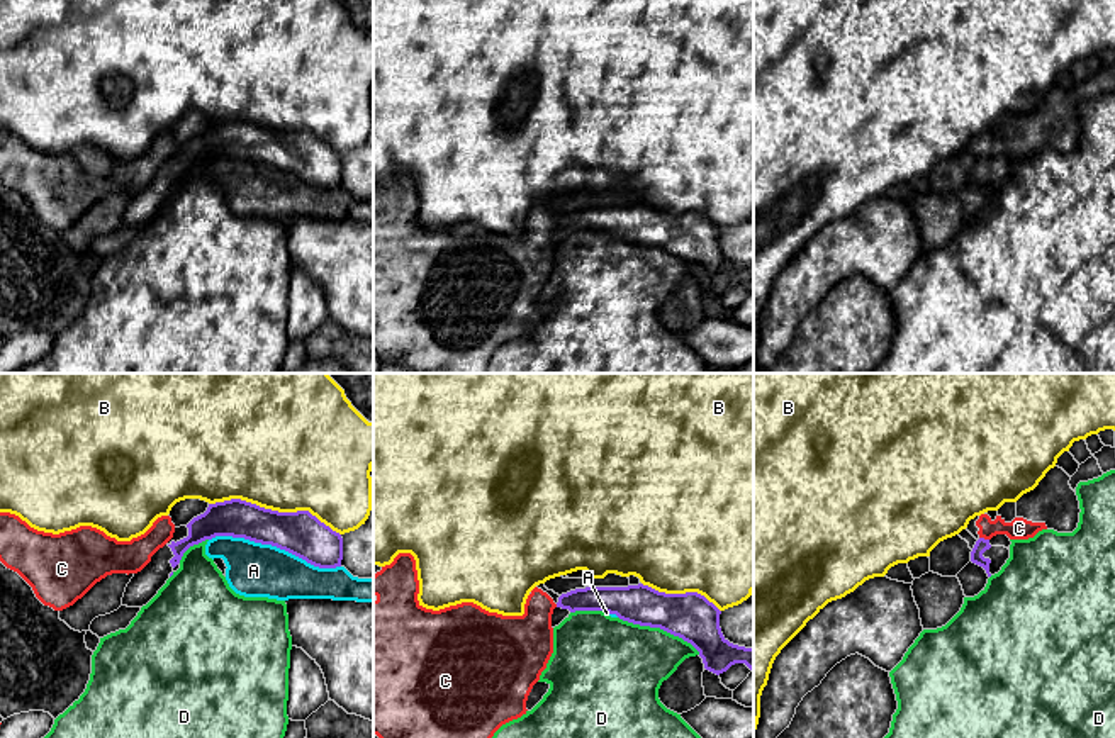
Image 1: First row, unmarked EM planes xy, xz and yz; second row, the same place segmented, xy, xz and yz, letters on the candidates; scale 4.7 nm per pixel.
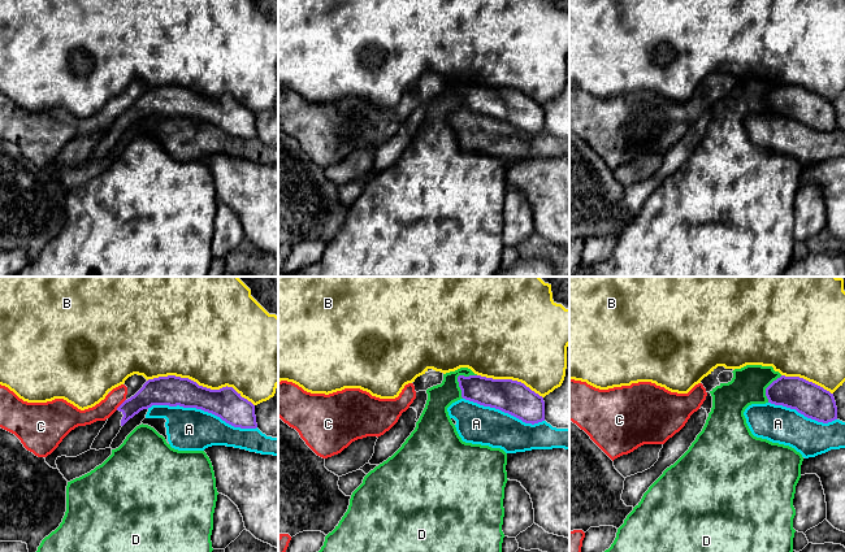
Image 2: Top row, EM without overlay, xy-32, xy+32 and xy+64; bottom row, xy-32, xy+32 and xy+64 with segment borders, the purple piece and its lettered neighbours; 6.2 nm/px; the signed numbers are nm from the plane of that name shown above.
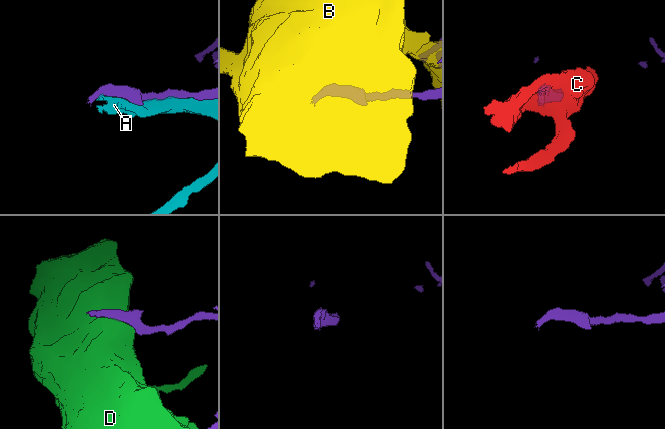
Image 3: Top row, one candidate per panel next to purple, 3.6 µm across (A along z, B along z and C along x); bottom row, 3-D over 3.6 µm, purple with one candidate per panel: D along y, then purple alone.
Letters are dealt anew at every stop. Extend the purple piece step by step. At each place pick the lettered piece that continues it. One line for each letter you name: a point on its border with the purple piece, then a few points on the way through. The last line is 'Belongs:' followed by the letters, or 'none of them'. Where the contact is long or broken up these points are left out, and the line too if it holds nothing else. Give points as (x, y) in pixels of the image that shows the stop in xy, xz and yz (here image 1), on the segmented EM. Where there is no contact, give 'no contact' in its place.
Belongs: none of them

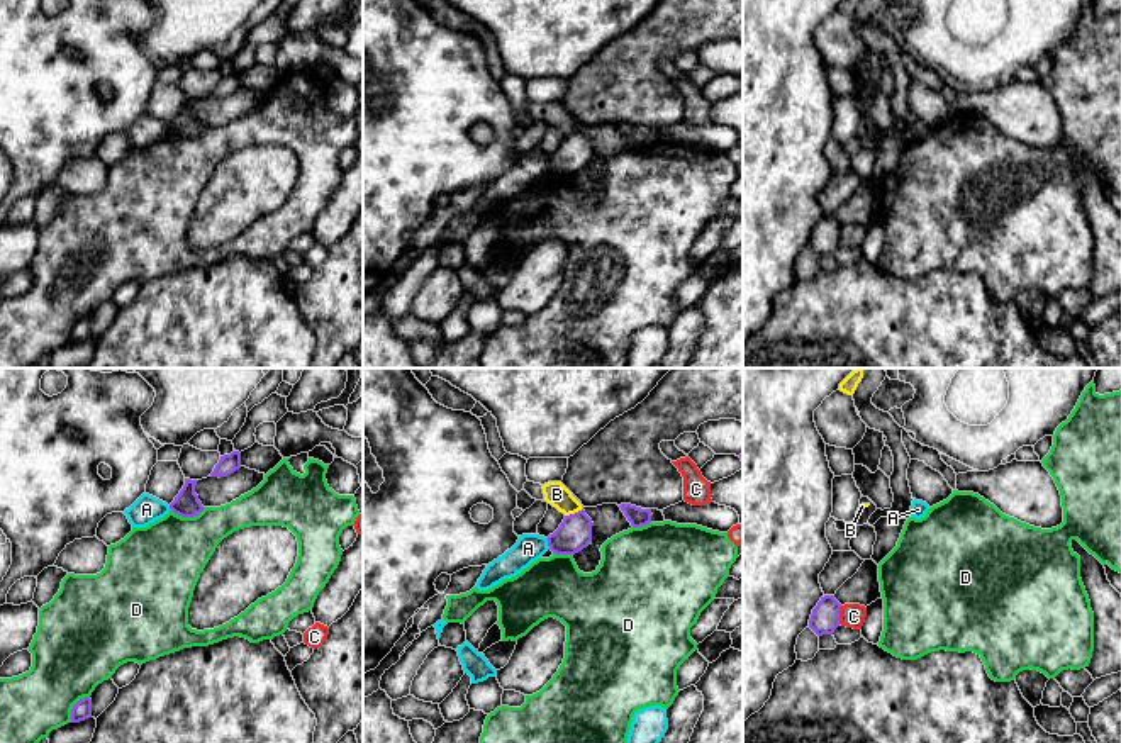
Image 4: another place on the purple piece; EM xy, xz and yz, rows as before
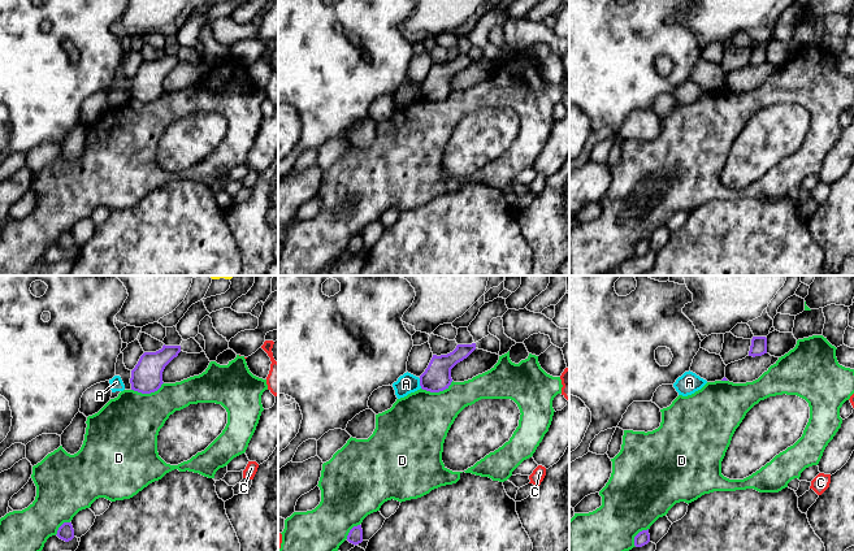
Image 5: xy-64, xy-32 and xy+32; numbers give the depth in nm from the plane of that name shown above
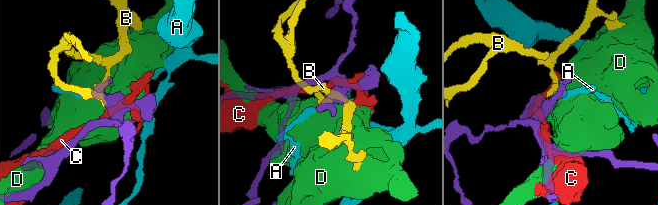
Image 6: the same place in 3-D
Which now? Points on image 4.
Belongs: none of them

